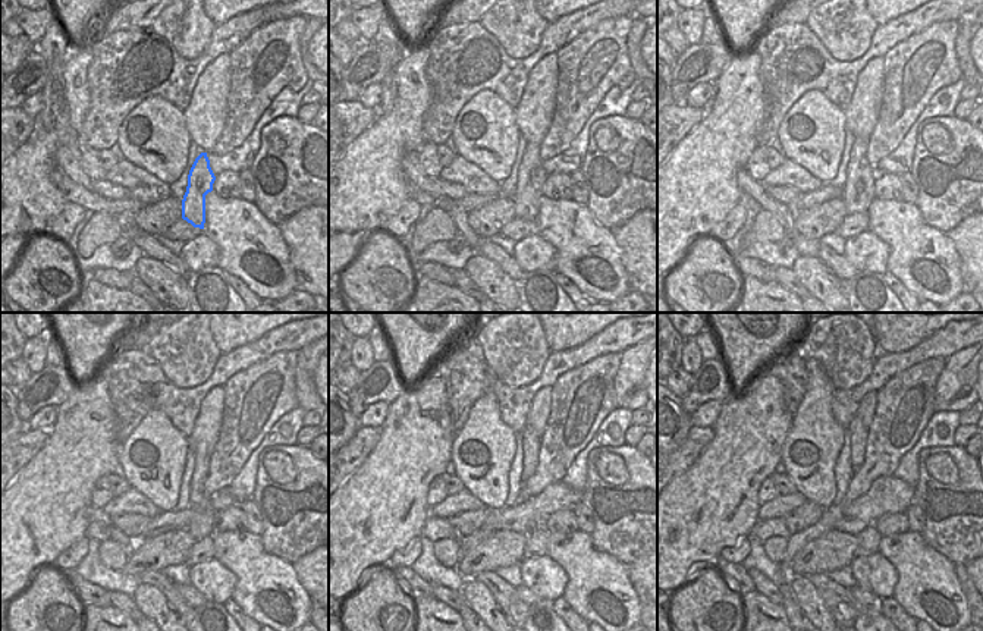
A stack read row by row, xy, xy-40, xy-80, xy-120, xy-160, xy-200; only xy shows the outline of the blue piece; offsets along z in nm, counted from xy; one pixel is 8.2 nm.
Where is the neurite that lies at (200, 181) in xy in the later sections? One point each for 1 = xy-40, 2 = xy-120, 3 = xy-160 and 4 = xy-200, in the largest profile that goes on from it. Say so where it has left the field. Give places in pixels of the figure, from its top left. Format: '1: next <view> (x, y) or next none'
1: next xy-40 (531, 176)
2: next xy-120 (203, 523)
3: next xy-160 (530, 440)
4: next xy-200 (859, 432)

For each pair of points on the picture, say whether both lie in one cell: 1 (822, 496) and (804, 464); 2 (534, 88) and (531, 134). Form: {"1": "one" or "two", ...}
{"1": "one", "2": "one"}

